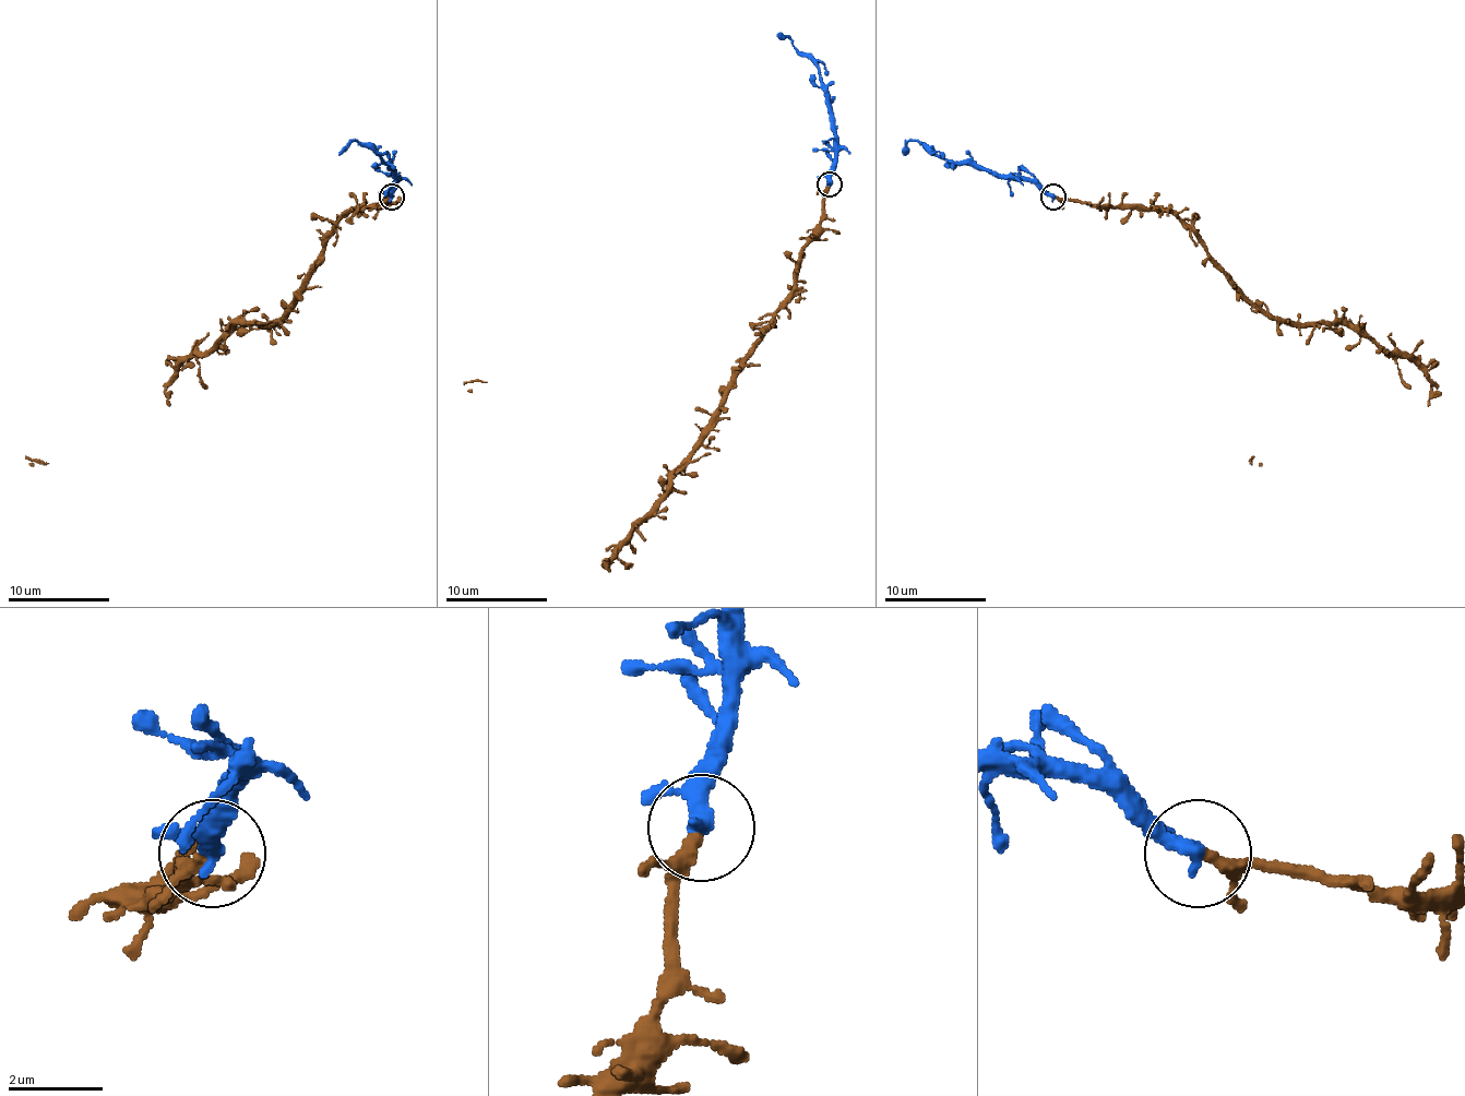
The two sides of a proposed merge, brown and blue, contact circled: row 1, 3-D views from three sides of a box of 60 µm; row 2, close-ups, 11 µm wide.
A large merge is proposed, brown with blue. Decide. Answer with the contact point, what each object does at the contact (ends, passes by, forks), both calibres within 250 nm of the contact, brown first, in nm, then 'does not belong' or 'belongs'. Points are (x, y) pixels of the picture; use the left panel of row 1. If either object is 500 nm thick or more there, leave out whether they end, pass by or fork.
(391, 197) | brown passes by | blue passes by | 200/280 nm | belongs

